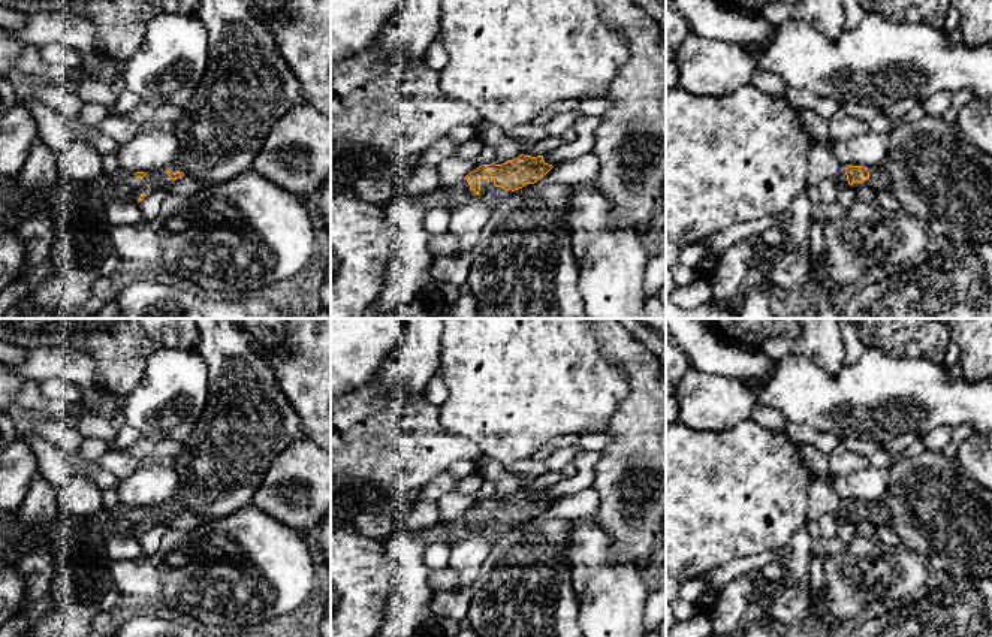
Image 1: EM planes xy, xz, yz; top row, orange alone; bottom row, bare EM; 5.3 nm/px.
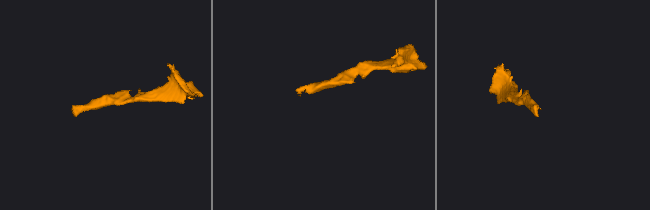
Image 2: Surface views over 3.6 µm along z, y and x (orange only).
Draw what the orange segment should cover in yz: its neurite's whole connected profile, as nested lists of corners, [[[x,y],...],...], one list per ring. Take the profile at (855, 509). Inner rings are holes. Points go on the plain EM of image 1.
[[[848,501],[844,505],[848,519],[853,520],[854,523],[865,519],[875,526],[890,526],[890,513],[881,504]]]

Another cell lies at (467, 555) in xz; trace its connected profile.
[[[471,529],[450,546],[449,568],[458,573],[461,589],[470,589],[491,547],[480,529]]]

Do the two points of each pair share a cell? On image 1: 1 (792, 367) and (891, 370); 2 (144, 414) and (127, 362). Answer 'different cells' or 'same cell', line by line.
1: same cell
2: different cells

